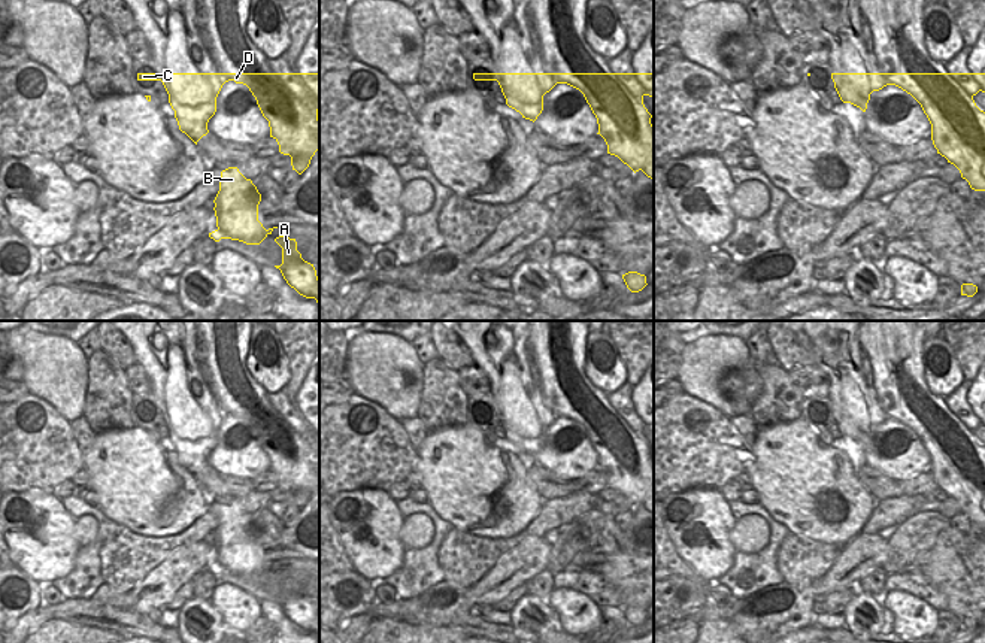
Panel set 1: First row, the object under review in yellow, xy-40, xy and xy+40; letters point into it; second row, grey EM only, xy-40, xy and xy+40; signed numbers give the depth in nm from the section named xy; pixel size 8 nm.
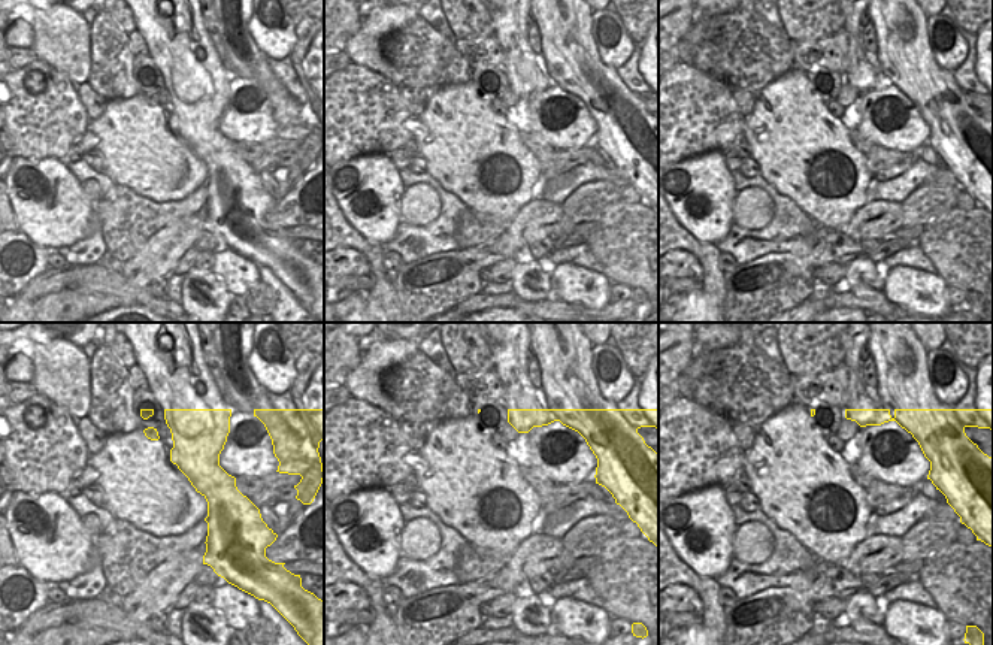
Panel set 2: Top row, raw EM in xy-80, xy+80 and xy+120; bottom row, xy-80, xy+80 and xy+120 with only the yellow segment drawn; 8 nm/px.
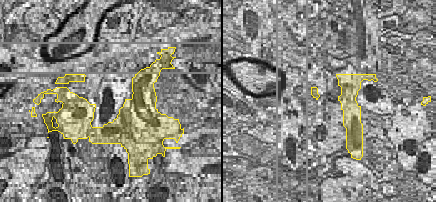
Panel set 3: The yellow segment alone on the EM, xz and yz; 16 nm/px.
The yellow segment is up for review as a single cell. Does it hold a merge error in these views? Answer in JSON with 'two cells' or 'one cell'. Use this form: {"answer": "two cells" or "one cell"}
{"answer": "two cells"}

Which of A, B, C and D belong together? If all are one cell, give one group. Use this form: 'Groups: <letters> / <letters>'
Groups: A B C / D.

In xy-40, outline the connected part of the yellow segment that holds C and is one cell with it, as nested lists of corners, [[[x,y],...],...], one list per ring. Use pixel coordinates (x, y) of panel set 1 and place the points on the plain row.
[[[137,407],[137,415],[161,415],[179,464],[196,479],[209,467],[216,431],[225,418],[222,407]]]

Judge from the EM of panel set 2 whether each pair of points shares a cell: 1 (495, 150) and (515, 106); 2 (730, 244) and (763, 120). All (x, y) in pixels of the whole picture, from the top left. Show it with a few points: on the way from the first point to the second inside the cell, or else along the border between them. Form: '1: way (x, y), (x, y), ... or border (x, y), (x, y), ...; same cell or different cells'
1: border (505, 115), (521, 132); different cells
2: border (762, 175), (781, 194), (790, 199); different cells

